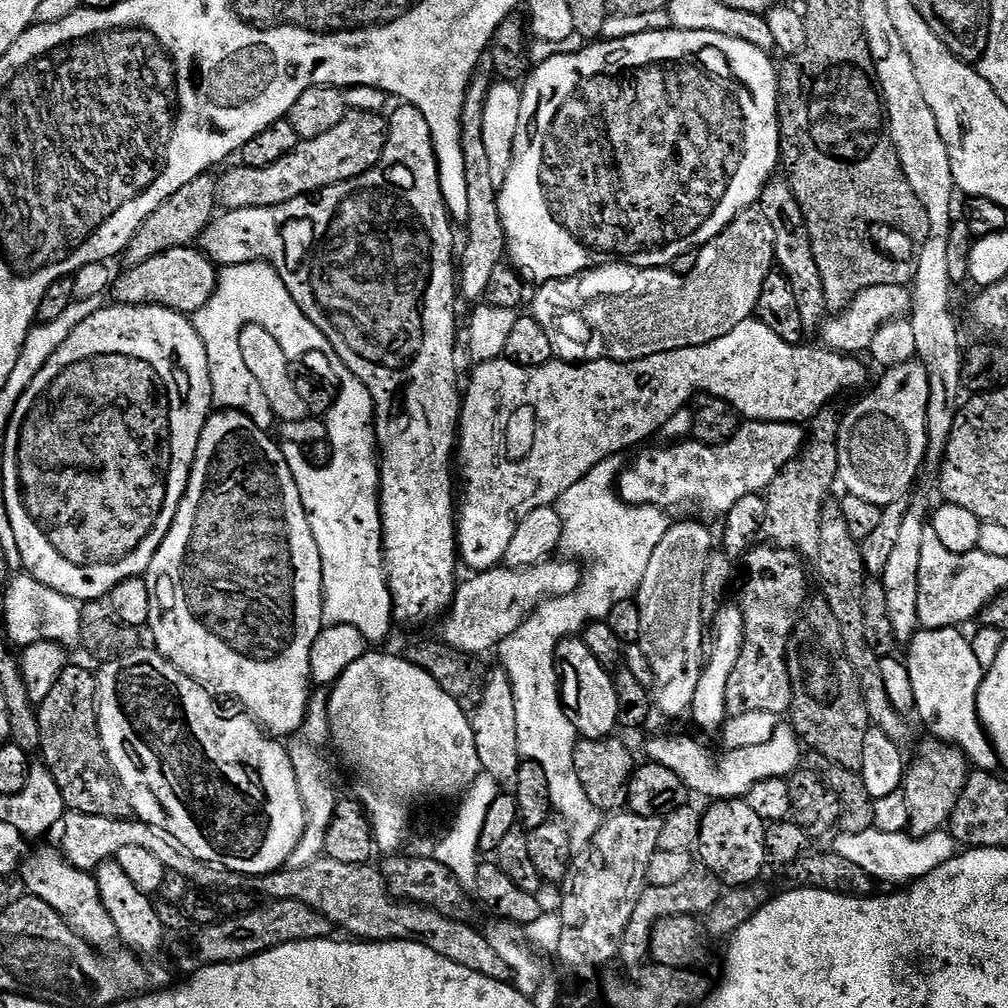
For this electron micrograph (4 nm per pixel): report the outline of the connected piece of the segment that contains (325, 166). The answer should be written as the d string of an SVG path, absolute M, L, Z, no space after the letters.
M353 111L334 130L322 134L313 140L305 140L286 158L278 158L274 166L261 168L246 168L237 166L233 172L228 173L218 184L218 200L225 209L234 208L269 208L297 200L300 196L311 196L324 188L339 186L342 182L352 180L364 172L371 172L381 163L386 147L386 124L374 112Z

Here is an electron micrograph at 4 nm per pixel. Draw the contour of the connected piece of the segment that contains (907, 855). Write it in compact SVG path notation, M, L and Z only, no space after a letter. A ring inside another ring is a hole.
M873 826L867 828L864 832L844 832L837 838L834 844L834 850L842 858L850 858L850 862L862 866L862 870L866 870L873 880L883 882L889 880L892 884L900 884L903 880L907 882L915 882L921 880L926 874L930 874L938 866L942 866L951 860L958 852L958 841L955 836L947 831L941 830L932 832L929 836L919 837L915 834L905 834L904 832L882 832L879 828Z

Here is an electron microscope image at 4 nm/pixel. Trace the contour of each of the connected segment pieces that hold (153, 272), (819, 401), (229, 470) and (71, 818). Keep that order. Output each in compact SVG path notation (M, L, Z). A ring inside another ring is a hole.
M196 246L166 250L146 262L131 265L127 270L129 272L120 272L115 277L110 289L110 296L120 306L156 304L159 308L173 308L176 312L193 314L210 302L218 285L217 265Z
M753 318L734 326L730 334L718 338L709 344L703 344L697 348L675 348L662 354L647 356L641 360L590 360L587 362L549 362L540 368L523 368L520 364L513 364L507 358L498 360L485 360L475 365L476 369L472 372L472 381L467 381L466 395L462 400L462 415L458 429L458 460L464 463L464 504L458 508L458 552L466 563L472 567L473 573L486 572L490 568L497 567L503 561L504 555L510 547L511 539L514 538L515 531L522 520L527 518L531 511L548 505L555 505L574 482L578 482L594 466L598 466L604 460L619 457L619 452L624 452L627 448L632 448L635 444L640 444L643 440L651 438L655 432L659 433L674 418L674 414L685 411L689 407L688 403L695 398L699 392L709 392L709 397L717 400L727 400L741 417L749 421L755 420L774 420L774 421L793 421L804 422L812 419L817 413L823 411L834 396L841 390L856 388L868 380L868 372L864 369L862 359L836 352L831 349L818 346L810 348L802 345L793 345L782 339L770 326L759 318Z
M216 410L211 413L204 427L204 433L200 435L200 445L196 451L195 467L208 468L208 481L205 482L204 493L196 504L196 513L182 510L176 515L172 529L168 531L158 554L152 559L151 571L156 572L156 580L154 579L154 623L151 628L153 627L152 636L156 639L155 651L161 652L176 668L181 668L187 676L217 693L220 691L224 696L244 700L245 706L249 708L247 711L269 733L280 738L288 738L301 731L299 728L303 726L304 719L308 716L308 691L314 688L312 647L320 637L320 631L326 627L324 563L308 521L308 512L304 508L304 499L296 476L292 472L292 467L288 465L285 449L280 449L272 441L272 434L271 431L261 428L246 411Z
M71 811L63 821L64 836L62 838L62 852L65 859L75 866L75 868L84 871L94 872L107 860L115 859L124 848L129 846L140 846L148 848L156 855L169 873L184 875L193 885L199 886L204 890L240 890L245 887L245 877L238 872L229 872L217 865L209 864L206 860L199 860L189 848L178 838L170 835L164 835L161 831L153 828L138 818L129 818L127 820L112 819L104 815L88 815L81 812Z

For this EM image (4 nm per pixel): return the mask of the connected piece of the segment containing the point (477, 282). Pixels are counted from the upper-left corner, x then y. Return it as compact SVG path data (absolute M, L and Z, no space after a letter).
M483 154L465 155L467 178L467 210L468 242L462 252L462 267L460 270L460 290L470 300L481 301L487 292L489 282L498 267L503 263L502 256L507 253L508 243L498 192L490 178L490 158Z

